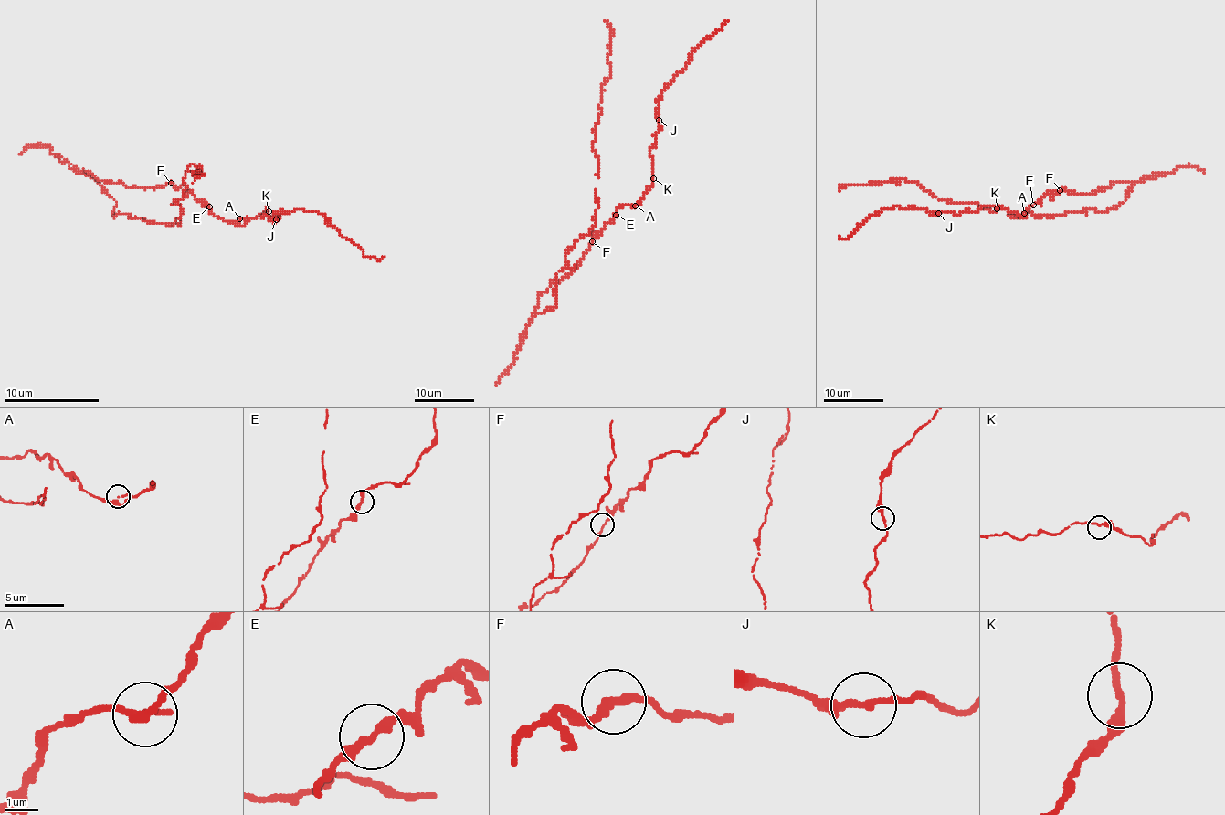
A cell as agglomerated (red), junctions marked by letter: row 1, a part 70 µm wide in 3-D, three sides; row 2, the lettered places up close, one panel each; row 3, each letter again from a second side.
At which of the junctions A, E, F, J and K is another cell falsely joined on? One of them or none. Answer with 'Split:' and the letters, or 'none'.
Split: none

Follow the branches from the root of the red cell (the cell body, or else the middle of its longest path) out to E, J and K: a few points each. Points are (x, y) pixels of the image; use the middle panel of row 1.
E: (539, 294), (575, 267), (595, 236), (616, 215)
J: (539, 294), (566, 276), (616, 211), (627, 204), (635, 206), (652, 185), (650, 150), (661, 127), (658, 120)
K: (539, 294), (575, 267), (595, 236), (613, 219), (616, 211), (627, 204), (635, 206), (653, 178)

